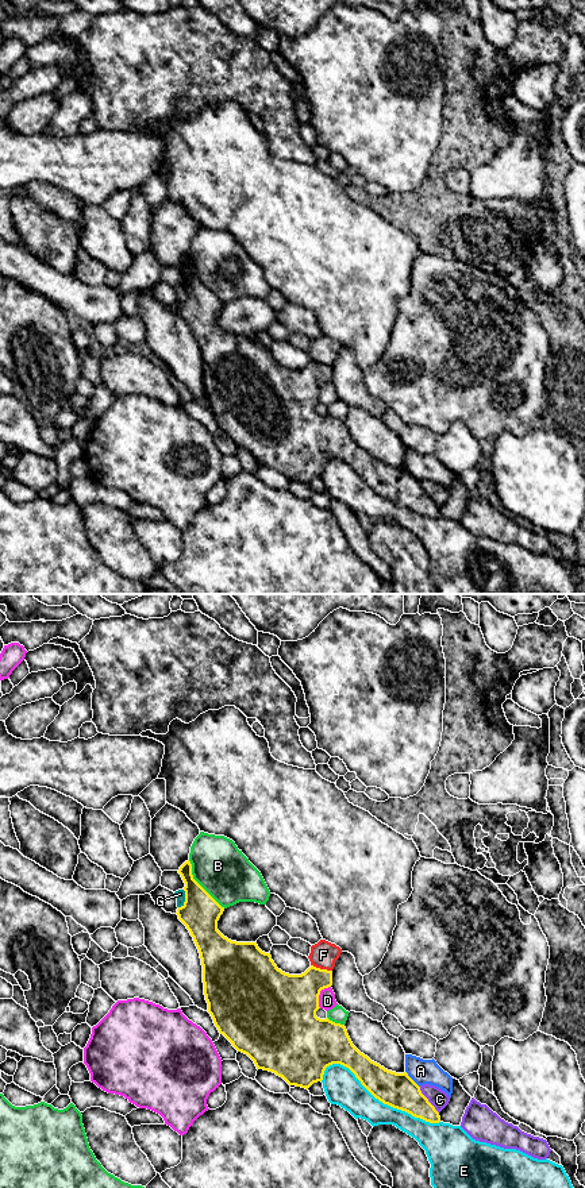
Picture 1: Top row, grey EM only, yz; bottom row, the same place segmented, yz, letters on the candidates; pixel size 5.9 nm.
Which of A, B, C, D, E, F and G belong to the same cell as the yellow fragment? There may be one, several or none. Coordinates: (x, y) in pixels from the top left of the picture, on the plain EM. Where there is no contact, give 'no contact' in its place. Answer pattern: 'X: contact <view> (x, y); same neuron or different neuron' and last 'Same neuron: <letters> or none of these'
A: contact yz (411, 474); different neuron
B: contact yz (199, 280); different neuron
C: contact yz (427, 496); different neuron
D: contact yz (319, 389); different neuron
E: contact yz (381, 496); different neuron
F: contact yz (322, 365); different neuron
G: contact yz (185, 294); different neuron
Same neuron: none of these

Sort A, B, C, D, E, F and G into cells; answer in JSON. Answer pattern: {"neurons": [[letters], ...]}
{"neurons": [["A", "F"], ["B"], ["C"], ["D"], ["E"], ["G"]]}

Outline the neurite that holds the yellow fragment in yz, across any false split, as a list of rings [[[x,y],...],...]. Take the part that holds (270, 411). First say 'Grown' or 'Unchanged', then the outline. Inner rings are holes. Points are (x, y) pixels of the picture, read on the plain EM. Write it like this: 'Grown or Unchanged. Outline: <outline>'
Unchanged. Outline: [[[189,255],[180,262],[178,269],[185,278],[185,297],[176,309],[200,348],[208,408],[219,428],[238,447],[247,450],[257,464],[273,467],[289,481],[305,485],[323,475],[327,462],[340,459],[384,500],[430,518],[440,517],[439,508],[407,467],[396,468],[372,456],[353,440],[345,420],[316,412],[320,386],[332,381],[332,366],[311,360],[301,370],[289,370],[278,364],[270,348],[262,347],[257,338],[228,335],[218,325],[224,302],[193,274]]]

